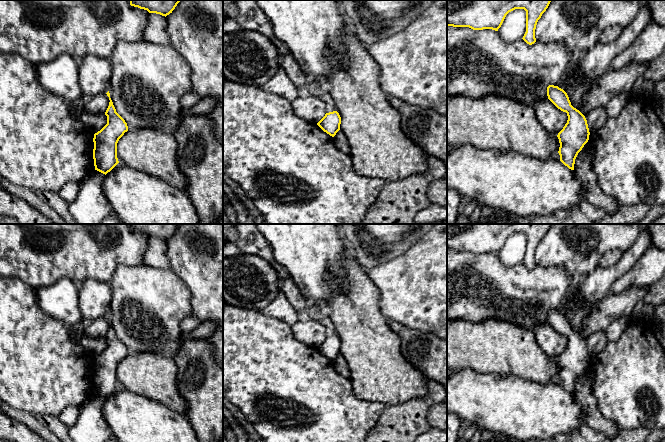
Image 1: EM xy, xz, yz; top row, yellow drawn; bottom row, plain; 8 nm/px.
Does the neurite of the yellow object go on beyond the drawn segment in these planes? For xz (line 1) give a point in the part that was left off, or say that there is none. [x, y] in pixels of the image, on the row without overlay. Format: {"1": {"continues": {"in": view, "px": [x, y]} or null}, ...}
{"1": {"continues": null}}

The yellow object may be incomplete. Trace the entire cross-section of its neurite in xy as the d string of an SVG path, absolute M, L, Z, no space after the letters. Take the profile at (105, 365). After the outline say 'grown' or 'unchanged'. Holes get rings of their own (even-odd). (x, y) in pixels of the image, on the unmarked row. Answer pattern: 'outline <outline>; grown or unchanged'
outline M109 315L106 318L110 324L105 336L107 348L95 357L93 362L95 394L105 399L119 387L117 382L117 367L124 357L128 355L127 347L116 336Z; unchanged

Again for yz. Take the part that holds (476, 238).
outline M447 224L447 250L469 251L473 254L492 253L498 255L506 239L515 233L526 235L526 256L523 264L532 269L536 266L535 253L538 244L552 224Z; unchanged

